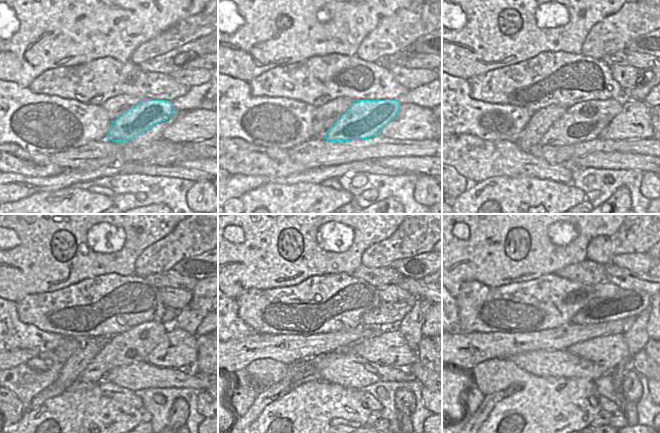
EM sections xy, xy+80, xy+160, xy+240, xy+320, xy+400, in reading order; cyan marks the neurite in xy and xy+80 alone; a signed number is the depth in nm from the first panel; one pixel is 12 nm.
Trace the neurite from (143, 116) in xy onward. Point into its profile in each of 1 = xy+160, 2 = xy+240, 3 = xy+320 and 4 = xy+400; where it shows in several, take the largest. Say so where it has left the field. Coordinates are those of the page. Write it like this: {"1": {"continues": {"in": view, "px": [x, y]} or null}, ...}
{"1": {"continues": {"in": "xy+160", "px": [583, 121]}}, "2": {"continues": {"in": "xy+240", "px": [134, 345]}}, "3": {"continues": {"in": "xy+320", "px": [311, 374]}}, "4": {"continues": {"in": "xy+400", "px": [515, 387]}}}

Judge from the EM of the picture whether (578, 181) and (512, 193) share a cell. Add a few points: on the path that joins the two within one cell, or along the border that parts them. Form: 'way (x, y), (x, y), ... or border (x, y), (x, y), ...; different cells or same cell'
border (571, 184), (581, 188), (586, 193); different cells

